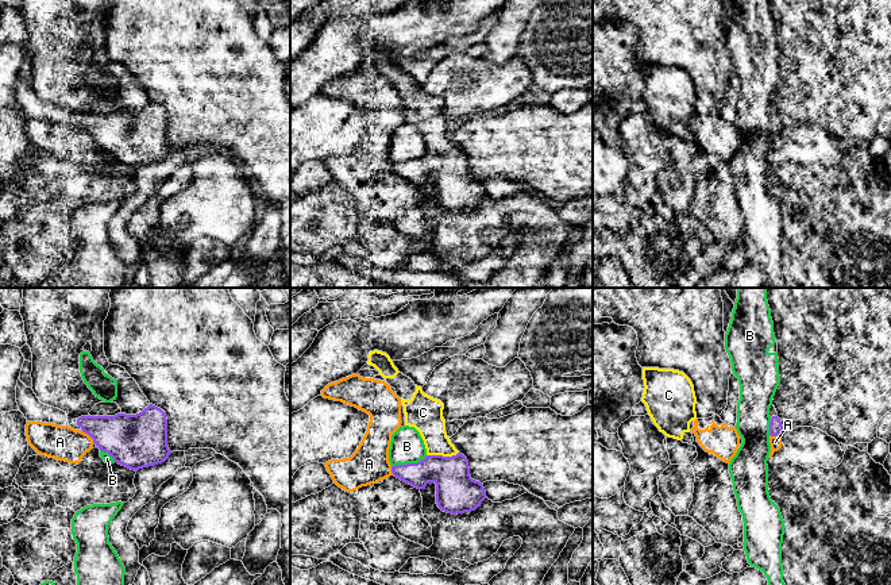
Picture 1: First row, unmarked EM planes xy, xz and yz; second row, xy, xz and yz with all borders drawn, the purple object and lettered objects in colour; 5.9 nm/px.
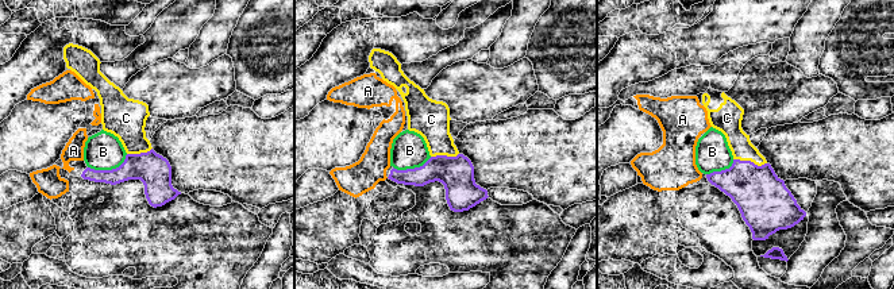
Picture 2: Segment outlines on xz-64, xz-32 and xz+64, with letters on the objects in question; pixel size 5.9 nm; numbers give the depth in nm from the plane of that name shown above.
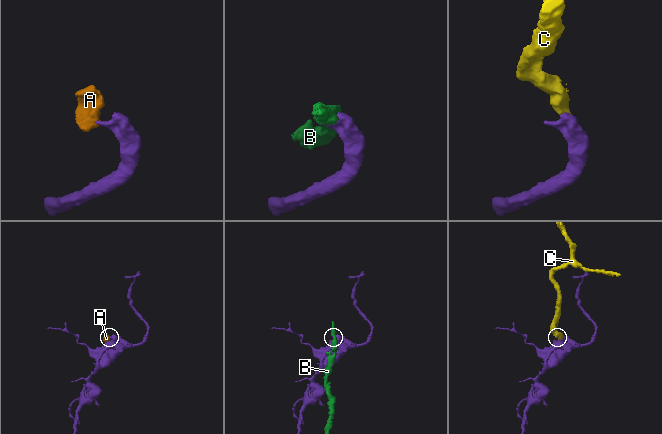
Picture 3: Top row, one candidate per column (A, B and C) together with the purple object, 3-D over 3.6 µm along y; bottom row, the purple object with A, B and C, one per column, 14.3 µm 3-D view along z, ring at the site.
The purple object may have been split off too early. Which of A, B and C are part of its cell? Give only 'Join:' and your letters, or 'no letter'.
Join: C

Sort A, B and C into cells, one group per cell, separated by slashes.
A / B / C

